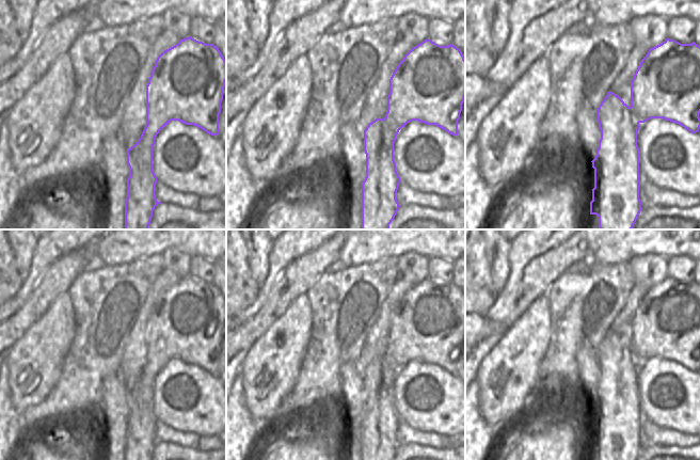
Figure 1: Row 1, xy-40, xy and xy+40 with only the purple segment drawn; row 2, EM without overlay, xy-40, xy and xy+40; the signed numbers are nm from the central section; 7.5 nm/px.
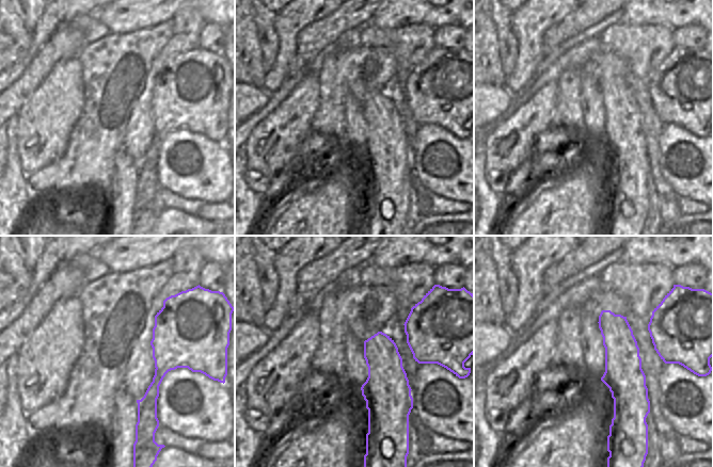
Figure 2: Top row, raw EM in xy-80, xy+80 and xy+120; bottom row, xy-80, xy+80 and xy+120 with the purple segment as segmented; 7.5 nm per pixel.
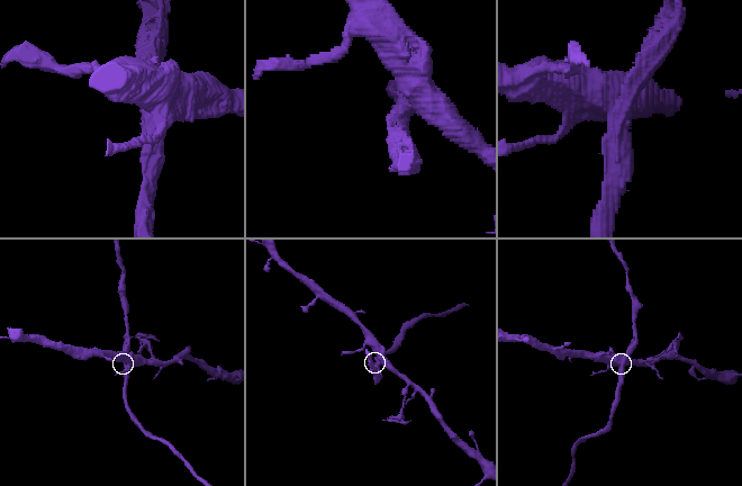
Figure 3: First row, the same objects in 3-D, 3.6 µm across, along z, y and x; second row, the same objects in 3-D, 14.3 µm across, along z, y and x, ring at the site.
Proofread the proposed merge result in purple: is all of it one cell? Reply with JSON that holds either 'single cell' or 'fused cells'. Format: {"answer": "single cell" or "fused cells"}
{"answer": "fused cells"}

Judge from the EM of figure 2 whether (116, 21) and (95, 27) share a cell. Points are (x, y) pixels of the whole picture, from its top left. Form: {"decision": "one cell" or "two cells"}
{"decision": "two cells"}

